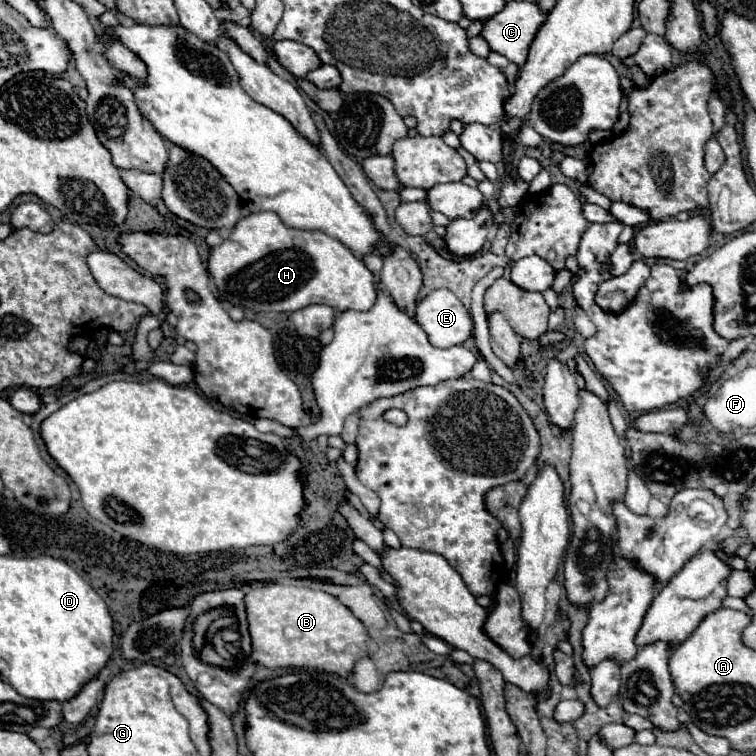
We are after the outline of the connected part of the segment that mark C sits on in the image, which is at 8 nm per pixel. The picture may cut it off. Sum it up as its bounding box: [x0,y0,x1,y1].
[481,1,549,65]

